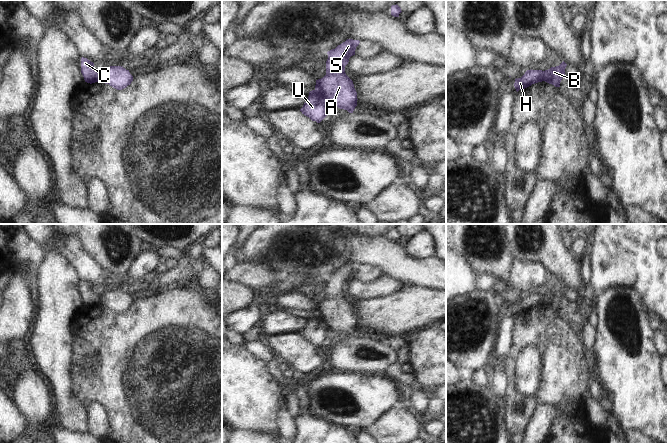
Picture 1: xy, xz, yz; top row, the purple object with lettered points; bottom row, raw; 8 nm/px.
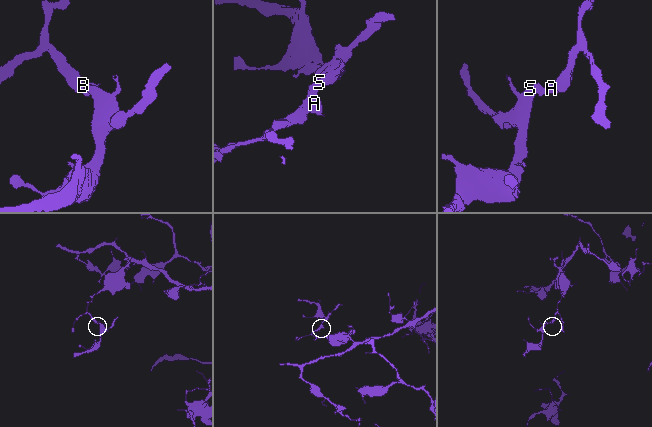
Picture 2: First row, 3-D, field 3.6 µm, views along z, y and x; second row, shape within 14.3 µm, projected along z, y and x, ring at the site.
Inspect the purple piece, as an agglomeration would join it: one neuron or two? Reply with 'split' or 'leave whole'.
split

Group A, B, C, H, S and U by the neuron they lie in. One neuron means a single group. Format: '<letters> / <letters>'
A H S / B C U

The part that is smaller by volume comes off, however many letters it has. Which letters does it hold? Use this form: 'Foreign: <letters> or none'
Foreign: A, H, S.

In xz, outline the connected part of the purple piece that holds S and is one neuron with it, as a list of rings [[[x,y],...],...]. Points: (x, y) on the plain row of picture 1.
[[[347,263],[335,273],[328,275],[326,299],[321,303],[316,304],[315,309],[315,315],[323,319],[332,331],[347,334],[349,337],[353,337],[357,330],[358,323],[353,305],[345,297],[345,290],[348,288],[349,282],[355,279],[355,274],[359,267],[359,264]]]

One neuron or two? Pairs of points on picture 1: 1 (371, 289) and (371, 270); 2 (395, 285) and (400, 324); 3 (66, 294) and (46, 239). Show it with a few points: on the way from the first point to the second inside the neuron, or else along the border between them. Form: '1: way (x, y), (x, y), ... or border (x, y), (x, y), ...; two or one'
1: border (384, 275), (372, 281), (355, 279); two
2: border (406, 285), (387, 296), (378, 296), (374, 299); two
3: border (56, 234), (56, 241), (49, 246), (43, 247); two

